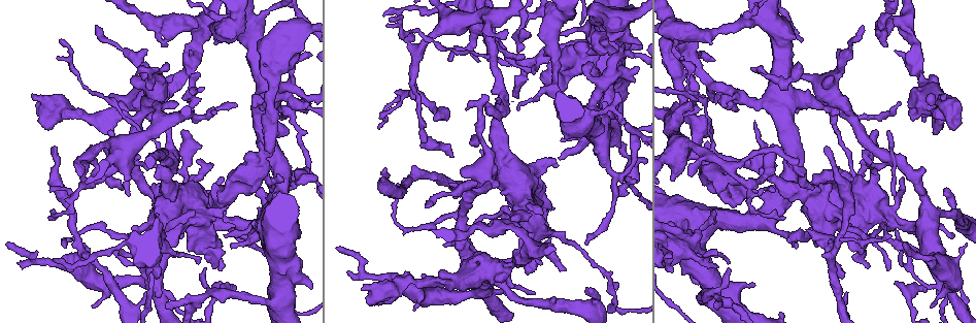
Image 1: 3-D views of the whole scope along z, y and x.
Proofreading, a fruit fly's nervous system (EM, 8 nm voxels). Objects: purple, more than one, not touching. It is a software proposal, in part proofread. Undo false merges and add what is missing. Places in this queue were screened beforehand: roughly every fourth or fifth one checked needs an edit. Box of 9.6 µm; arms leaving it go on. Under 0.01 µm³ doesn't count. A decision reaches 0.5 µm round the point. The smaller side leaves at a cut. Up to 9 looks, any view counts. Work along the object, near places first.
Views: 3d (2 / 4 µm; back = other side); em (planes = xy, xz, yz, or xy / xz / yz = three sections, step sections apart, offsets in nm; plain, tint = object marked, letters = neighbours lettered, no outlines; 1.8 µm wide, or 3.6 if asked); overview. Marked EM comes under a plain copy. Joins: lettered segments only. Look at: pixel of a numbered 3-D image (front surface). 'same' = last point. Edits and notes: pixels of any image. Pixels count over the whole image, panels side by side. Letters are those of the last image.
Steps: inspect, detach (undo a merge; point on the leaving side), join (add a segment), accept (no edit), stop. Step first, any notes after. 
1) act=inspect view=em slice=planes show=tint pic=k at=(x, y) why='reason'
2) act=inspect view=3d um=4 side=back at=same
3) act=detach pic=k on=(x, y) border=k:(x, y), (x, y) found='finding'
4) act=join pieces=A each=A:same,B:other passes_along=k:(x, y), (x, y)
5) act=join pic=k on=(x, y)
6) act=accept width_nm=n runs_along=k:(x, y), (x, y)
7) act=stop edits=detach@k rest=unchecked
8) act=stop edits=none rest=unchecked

act=inspect view=em slice=planes show=tint pic=1 at=(619, 43) why='a narrow waist'

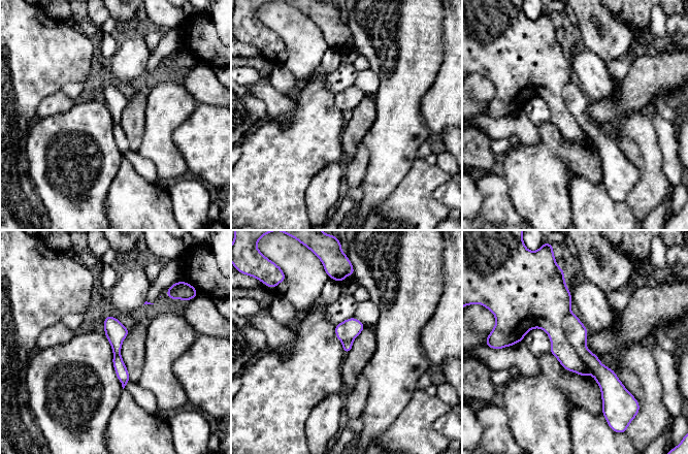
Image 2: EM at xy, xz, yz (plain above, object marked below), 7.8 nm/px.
act=inspect view=em slice=planes show=letters at=same

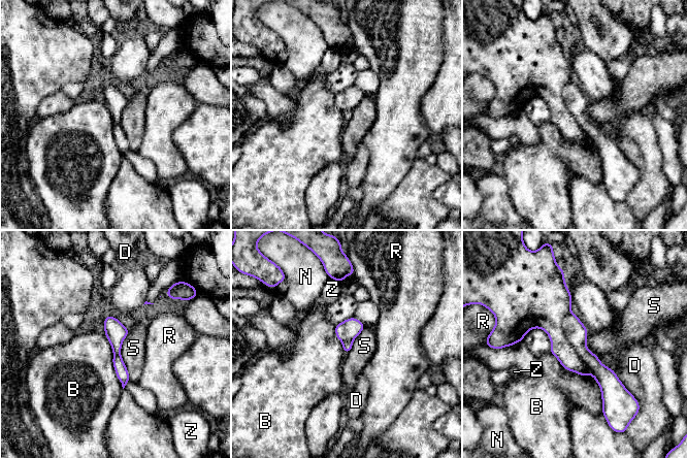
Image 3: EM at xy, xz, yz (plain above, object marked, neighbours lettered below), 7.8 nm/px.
act=detach pic=3 on=(549, 317) width_nm=160 longest_contact=B:650nm each=B:other,D:other,N:other,R:other,S:other,Z:other found='two neurons meet here'

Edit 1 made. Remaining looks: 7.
act=inspect view=em um=3.6 slice=planes show=tint pic=1 at=(148, 73)

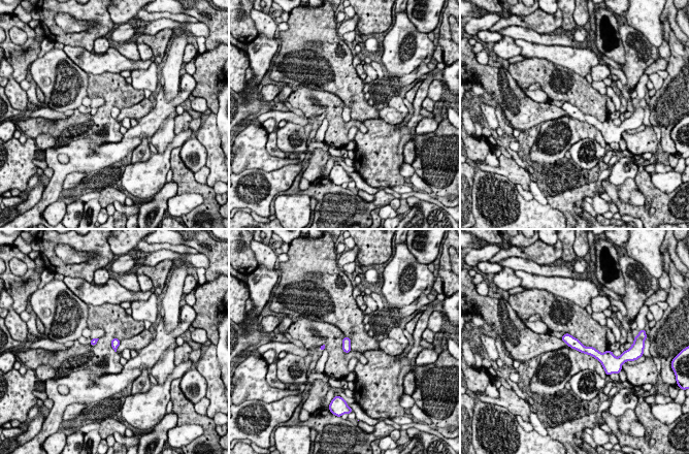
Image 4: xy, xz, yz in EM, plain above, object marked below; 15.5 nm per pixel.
act=inspect view=em um=3.6 slice=planes show=letters at=same

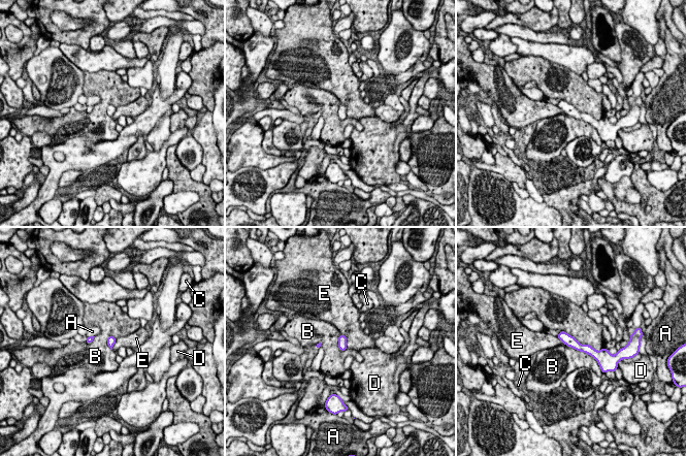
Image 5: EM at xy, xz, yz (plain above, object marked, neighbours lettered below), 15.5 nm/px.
act=accept width_nm=130 each=A:other,B:other,C:other,D:other,E:other runs_along=5:(561, 335), (578, 347), (598, 354) found='all the same neuron'

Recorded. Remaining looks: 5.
act=inspect view=3d um=2 pic=1 at=(489, 227) why='free end'

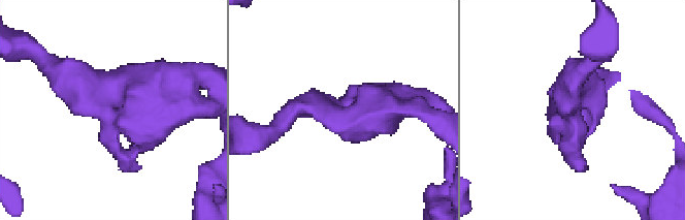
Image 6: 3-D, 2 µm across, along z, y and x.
act=inspect view=em slice=planes show=letters pic=6 at=(100, 140)

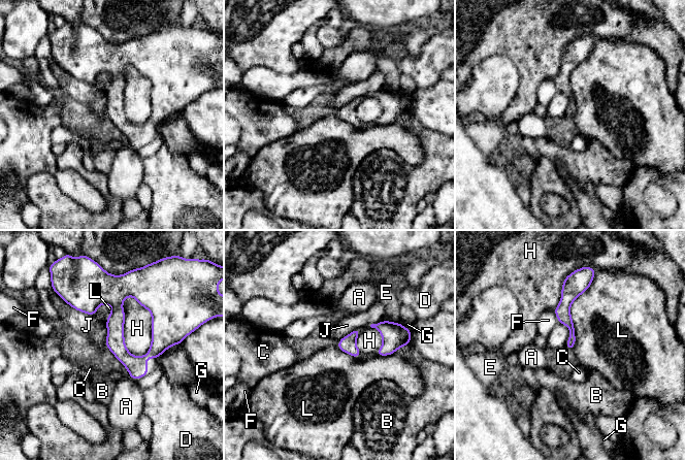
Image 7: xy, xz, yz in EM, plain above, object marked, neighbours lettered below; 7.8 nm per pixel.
act=accept longest_contact=L:600nm each=A:other,B:other,C:other,D:other,E:other,F:other,G:other,H:other,J:other,L:other found='no lettered segment goes on from it'

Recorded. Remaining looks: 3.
act=inspect view=em slice=planes show=letters pic=1 at=(945, 95) why='free end'

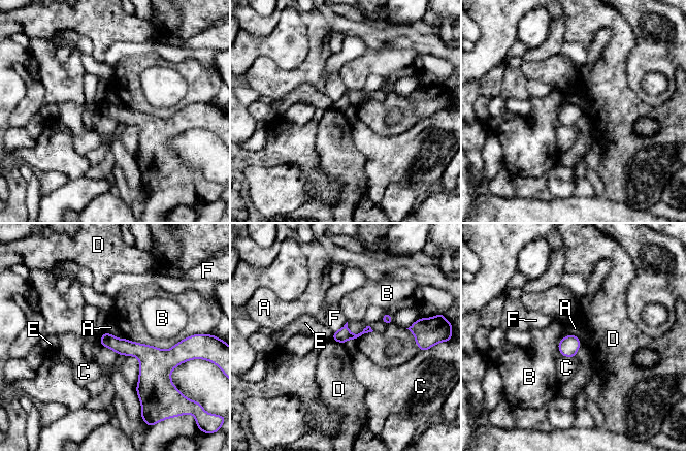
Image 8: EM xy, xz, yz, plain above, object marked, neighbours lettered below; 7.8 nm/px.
act=accept each=A:other,B:other,C:other,D:other,E:other,F:other found='none of them fits'

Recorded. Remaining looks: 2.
act=stop edits=detach@3 rest=unchecked

